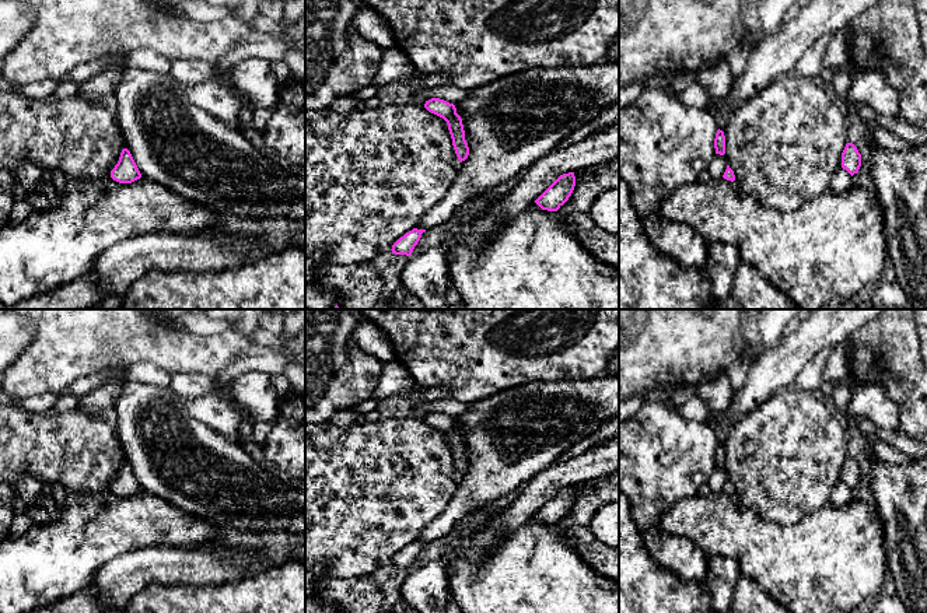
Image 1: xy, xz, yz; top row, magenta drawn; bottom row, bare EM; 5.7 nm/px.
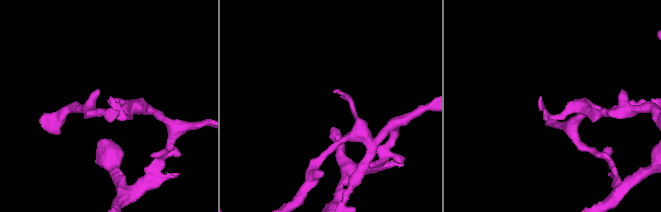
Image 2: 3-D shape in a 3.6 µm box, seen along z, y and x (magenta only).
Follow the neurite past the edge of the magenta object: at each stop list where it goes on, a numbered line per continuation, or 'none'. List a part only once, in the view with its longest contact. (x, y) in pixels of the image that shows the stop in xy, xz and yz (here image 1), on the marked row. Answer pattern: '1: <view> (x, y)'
none

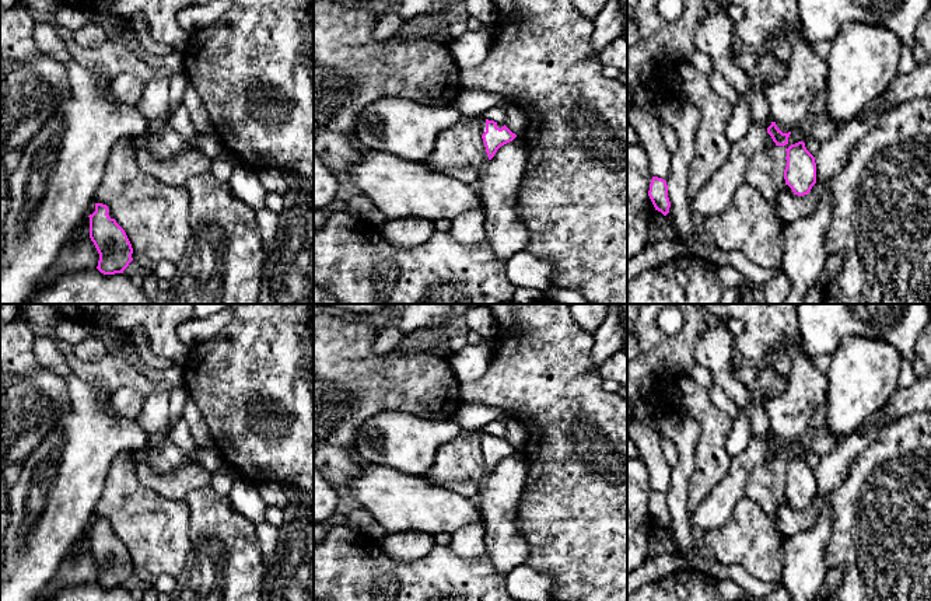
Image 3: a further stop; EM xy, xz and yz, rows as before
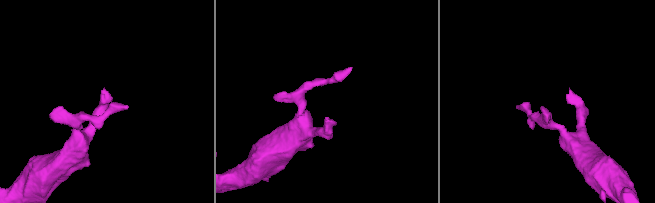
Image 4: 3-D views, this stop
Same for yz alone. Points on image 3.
1: yz (713, 35)

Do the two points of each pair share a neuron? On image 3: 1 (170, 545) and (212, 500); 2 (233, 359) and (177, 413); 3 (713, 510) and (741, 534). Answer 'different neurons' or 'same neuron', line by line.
1: different neurons
2: different neurons
3: different neurons

